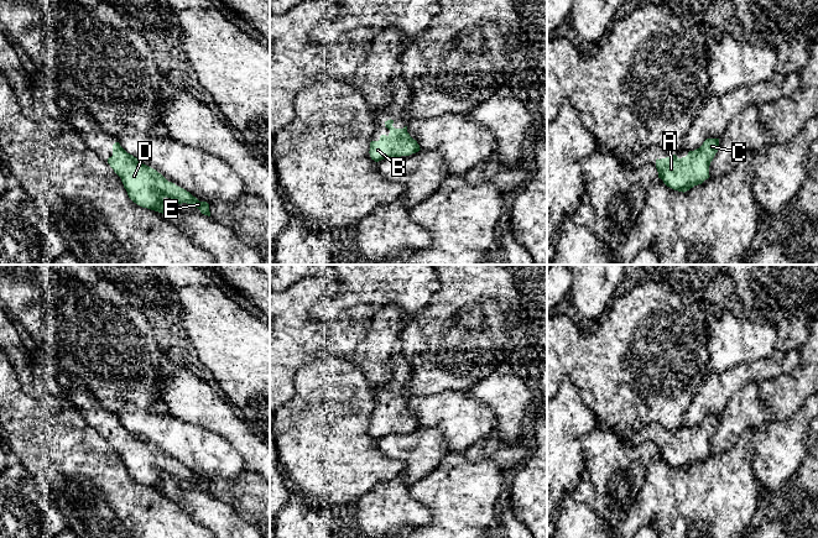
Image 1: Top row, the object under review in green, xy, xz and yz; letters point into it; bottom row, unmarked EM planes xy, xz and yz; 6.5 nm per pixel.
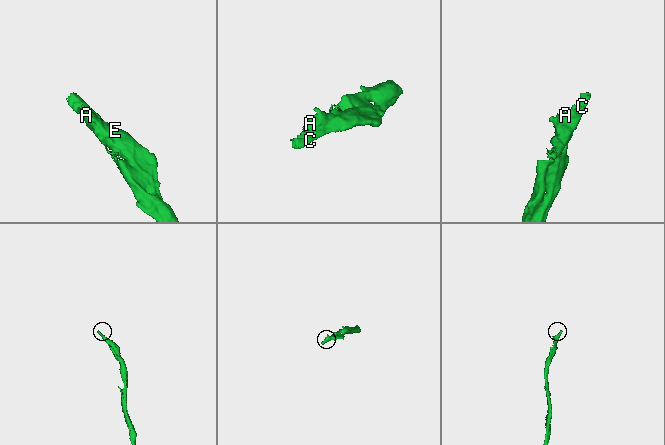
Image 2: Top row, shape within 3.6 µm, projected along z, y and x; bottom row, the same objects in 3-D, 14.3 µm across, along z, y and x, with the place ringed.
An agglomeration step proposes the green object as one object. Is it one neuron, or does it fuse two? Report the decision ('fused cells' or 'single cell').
single cell

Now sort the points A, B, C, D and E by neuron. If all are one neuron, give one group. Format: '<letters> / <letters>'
A B C D E

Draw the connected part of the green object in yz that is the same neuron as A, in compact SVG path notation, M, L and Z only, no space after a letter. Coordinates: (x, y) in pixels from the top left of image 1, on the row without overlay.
M707 416L703 422L689 428L686 434L671 434L656 437L658 455L678 469L687 469L694 463L702 461L709 453L709 443L719 427L719 416Z

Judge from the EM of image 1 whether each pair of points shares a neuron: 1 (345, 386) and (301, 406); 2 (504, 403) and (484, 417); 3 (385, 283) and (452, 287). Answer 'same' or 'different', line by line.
1: same
2: different
3: different

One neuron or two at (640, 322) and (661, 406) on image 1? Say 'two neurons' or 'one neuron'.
one neuron

